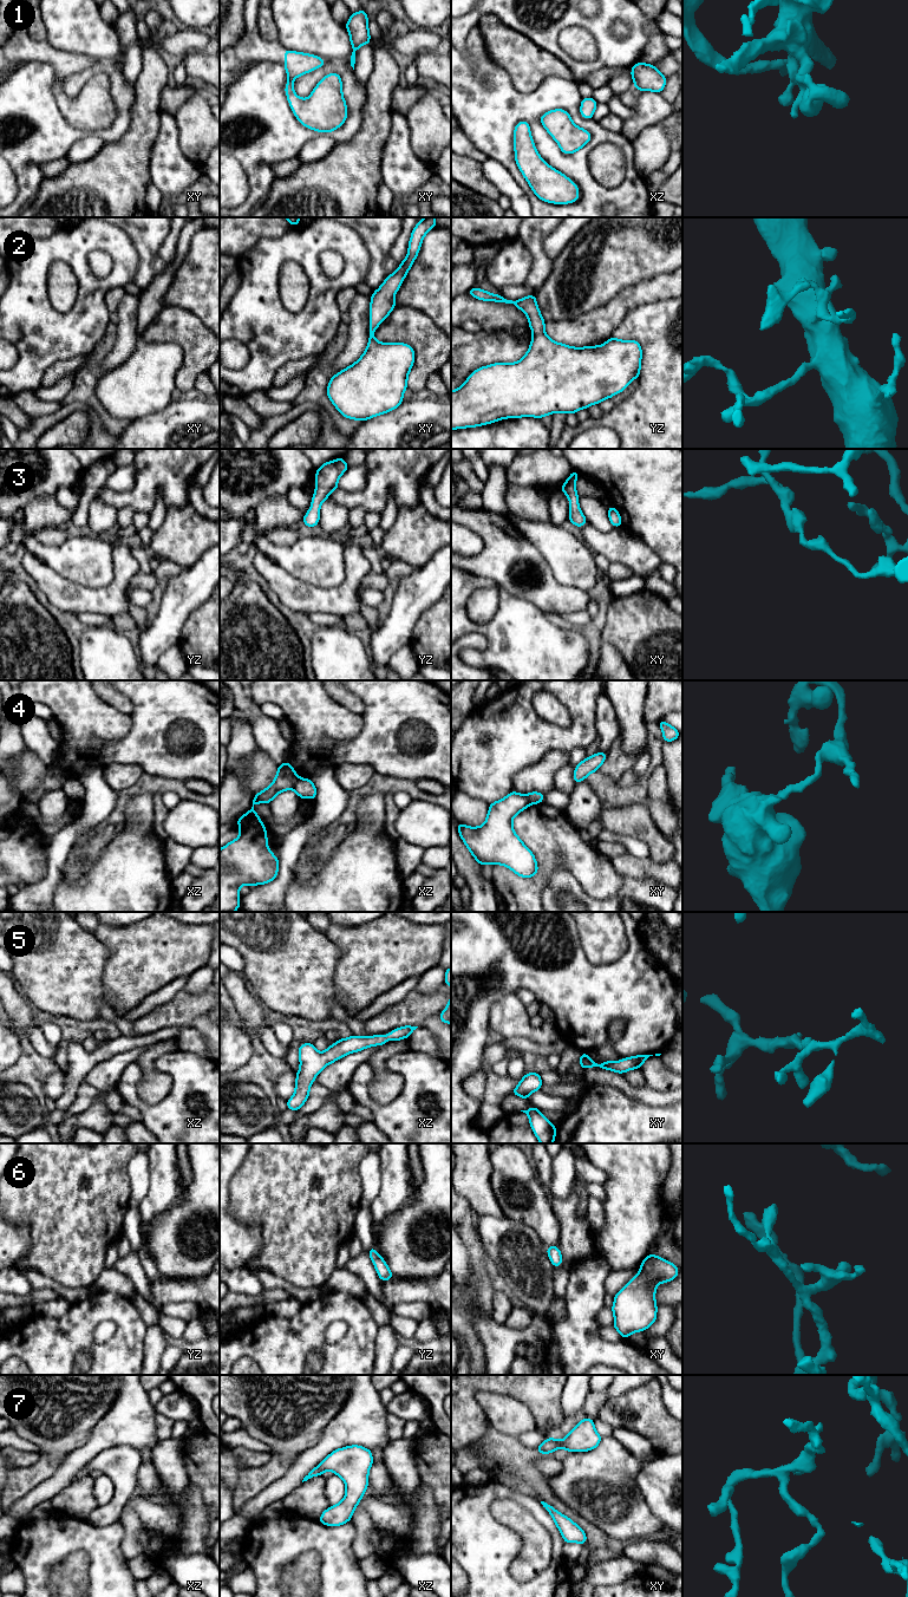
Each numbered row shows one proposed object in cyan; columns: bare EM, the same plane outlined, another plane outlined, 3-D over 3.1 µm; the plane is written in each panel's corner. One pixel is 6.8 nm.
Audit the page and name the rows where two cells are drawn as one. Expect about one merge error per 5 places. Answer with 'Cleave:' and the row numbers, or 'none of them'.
Cleave: 4

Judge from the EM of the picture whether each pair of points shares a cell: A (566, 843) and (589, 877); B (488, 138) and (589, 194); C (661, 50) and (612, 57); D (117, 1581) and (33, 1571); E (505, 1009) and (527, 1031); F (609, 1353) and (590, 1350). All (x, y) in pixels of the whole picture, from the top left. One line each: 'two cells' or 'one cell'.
A: one cell
B: one cell
C: two cells
D: one cell
E: one cell
F: one cell

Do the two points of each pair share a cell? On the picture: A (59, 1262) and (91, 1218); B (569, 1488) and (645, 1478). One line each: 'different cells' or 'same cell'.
A: same cell
B: different cells

